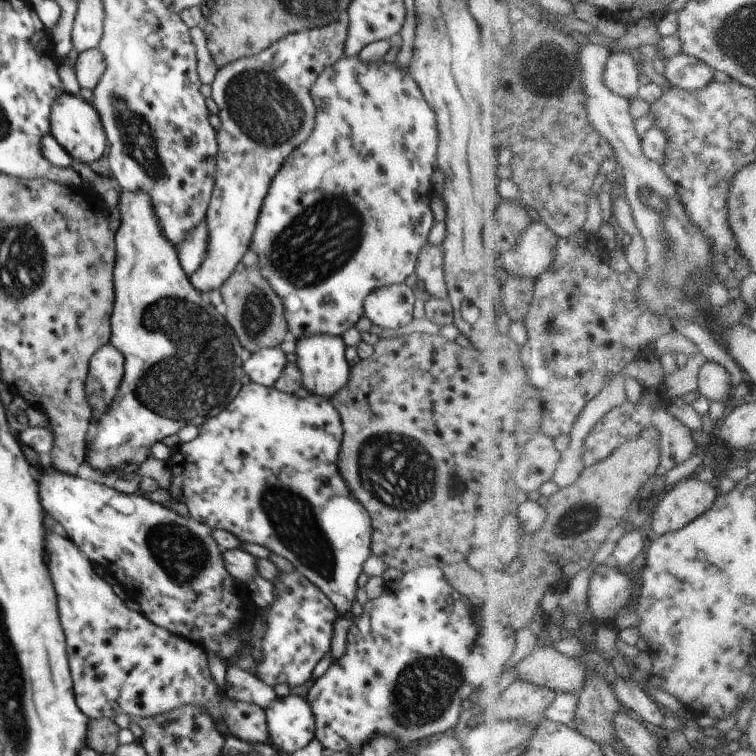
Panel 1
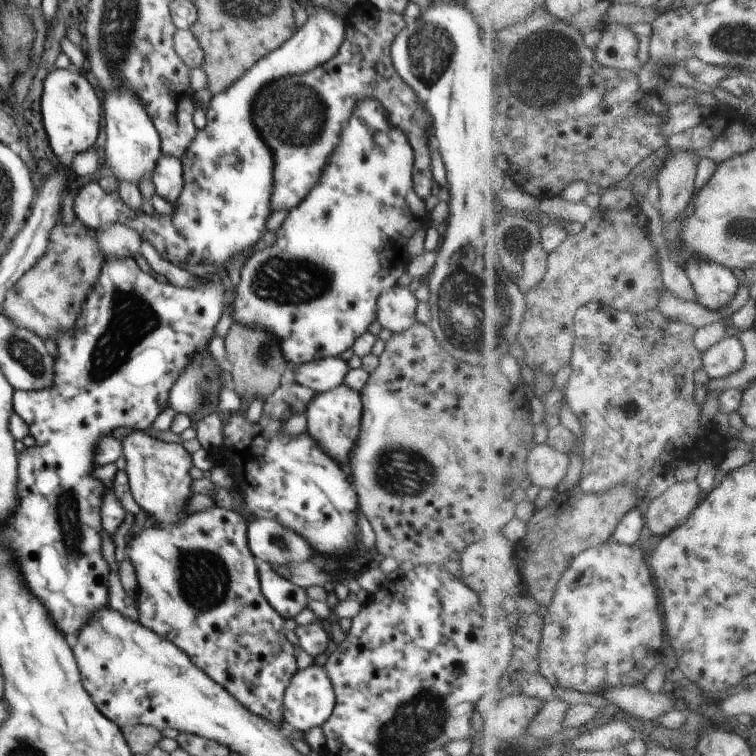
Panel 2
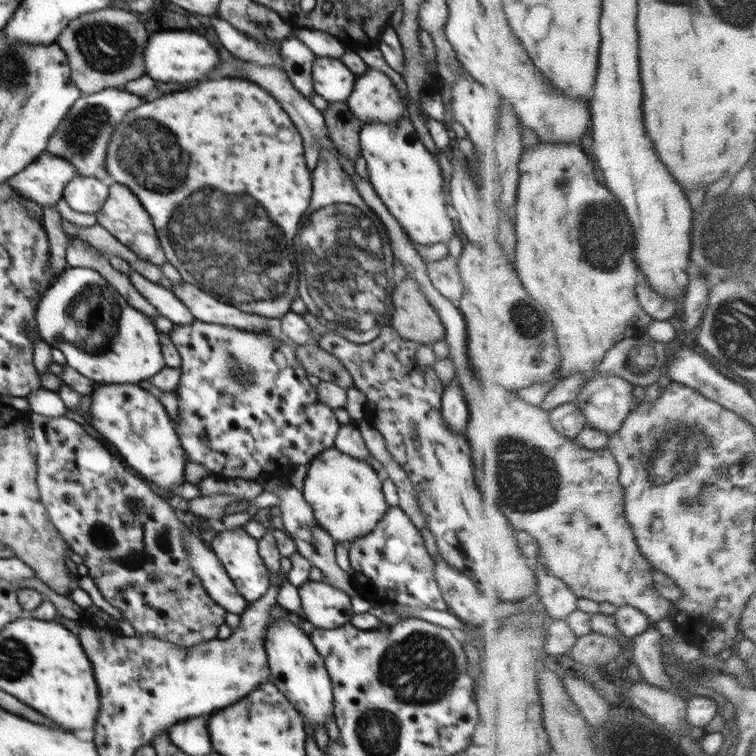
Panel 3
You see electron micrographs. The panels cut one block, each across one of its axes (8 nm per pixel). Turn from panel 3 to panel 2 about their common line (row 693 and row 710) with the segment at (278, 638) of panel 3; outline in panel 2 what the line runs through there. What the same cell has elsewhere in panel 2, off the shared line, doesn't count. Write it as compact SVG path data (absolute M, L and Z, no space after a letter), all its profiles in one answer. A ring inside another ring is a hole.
M313 663L305 669L297 670L290 680L290 684L284 692L282 718L284 718L286 724L292 726L298 739L311 728L323 725L330 718L334 706L336 706L336 696L332 680L328 678L325 666Z

